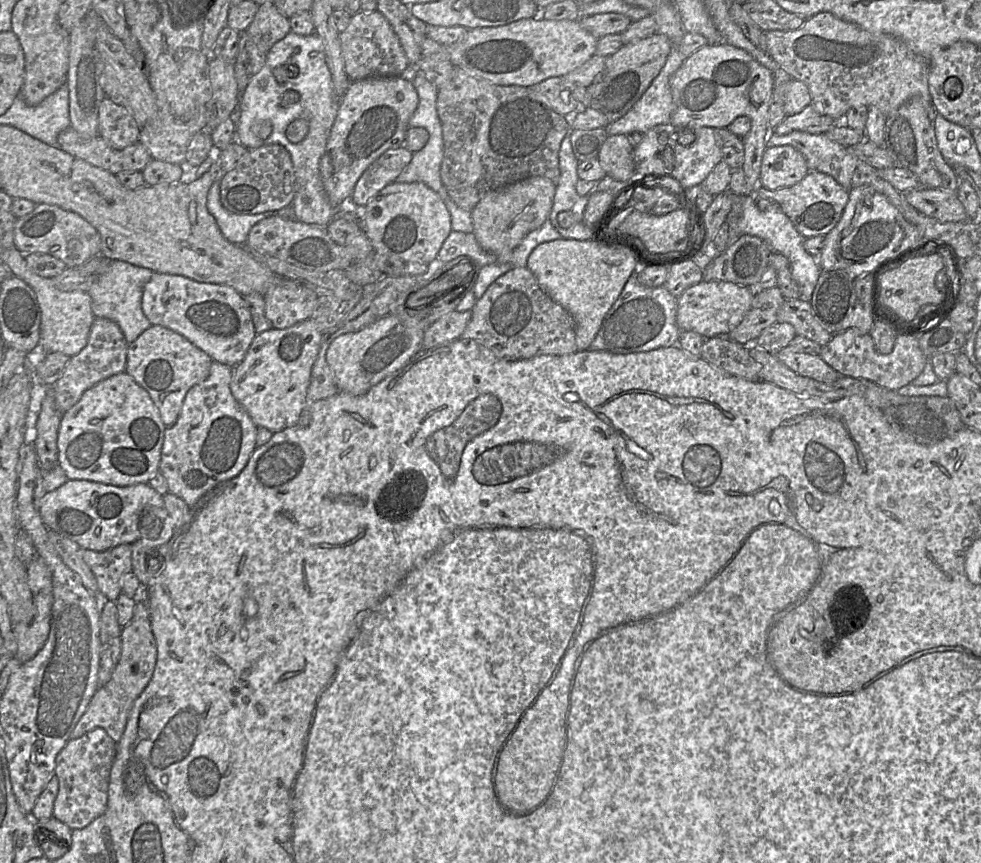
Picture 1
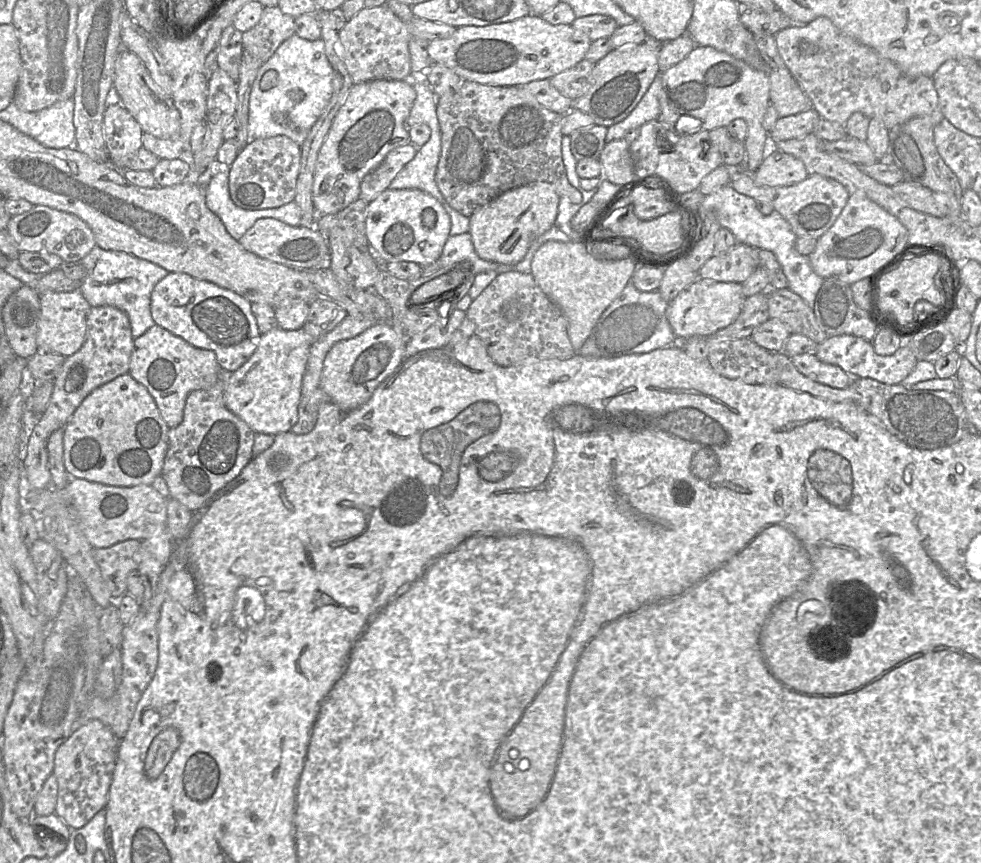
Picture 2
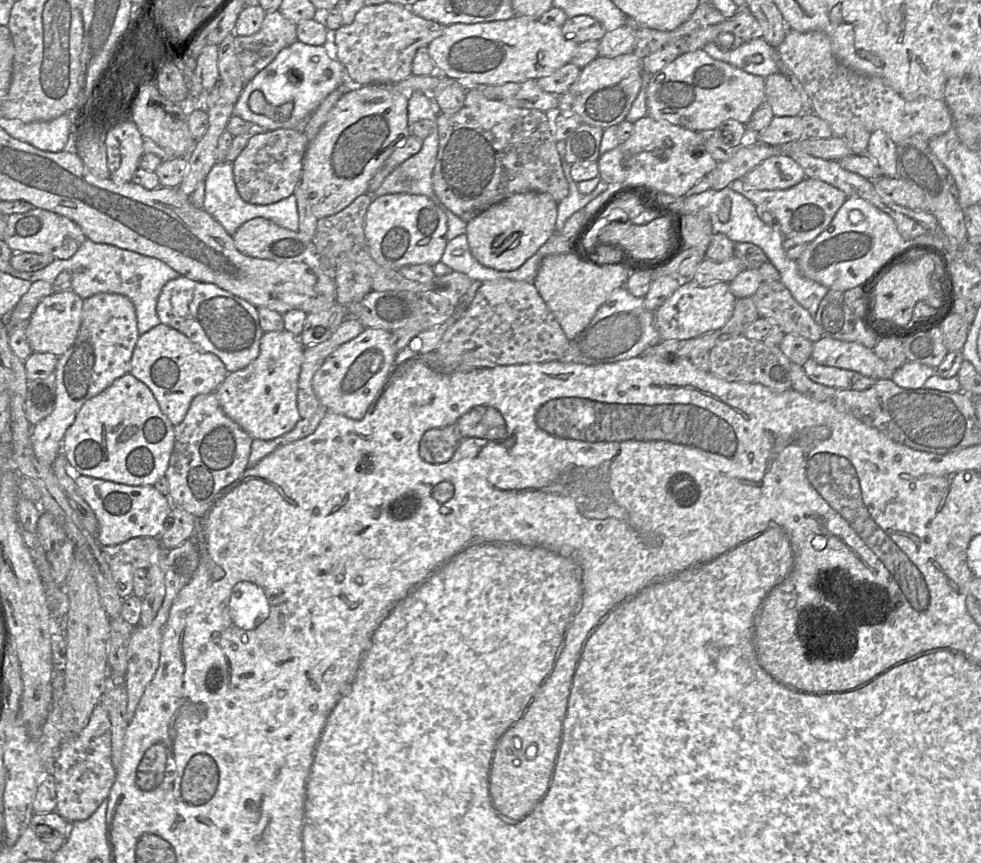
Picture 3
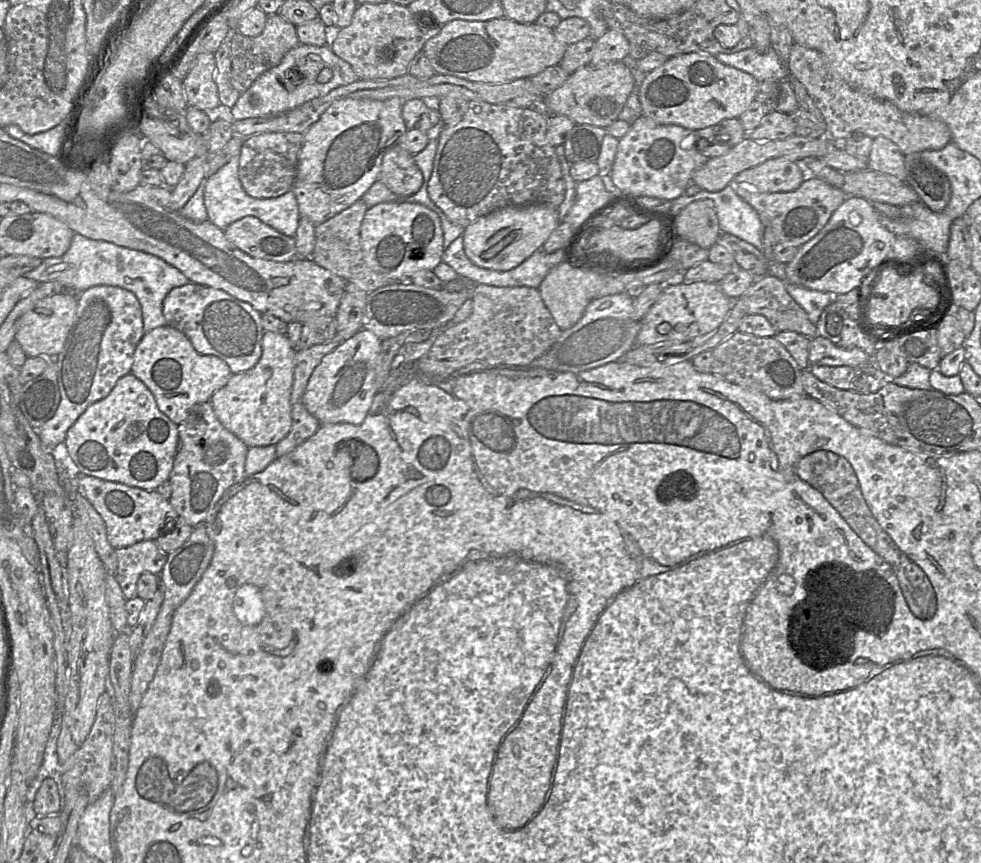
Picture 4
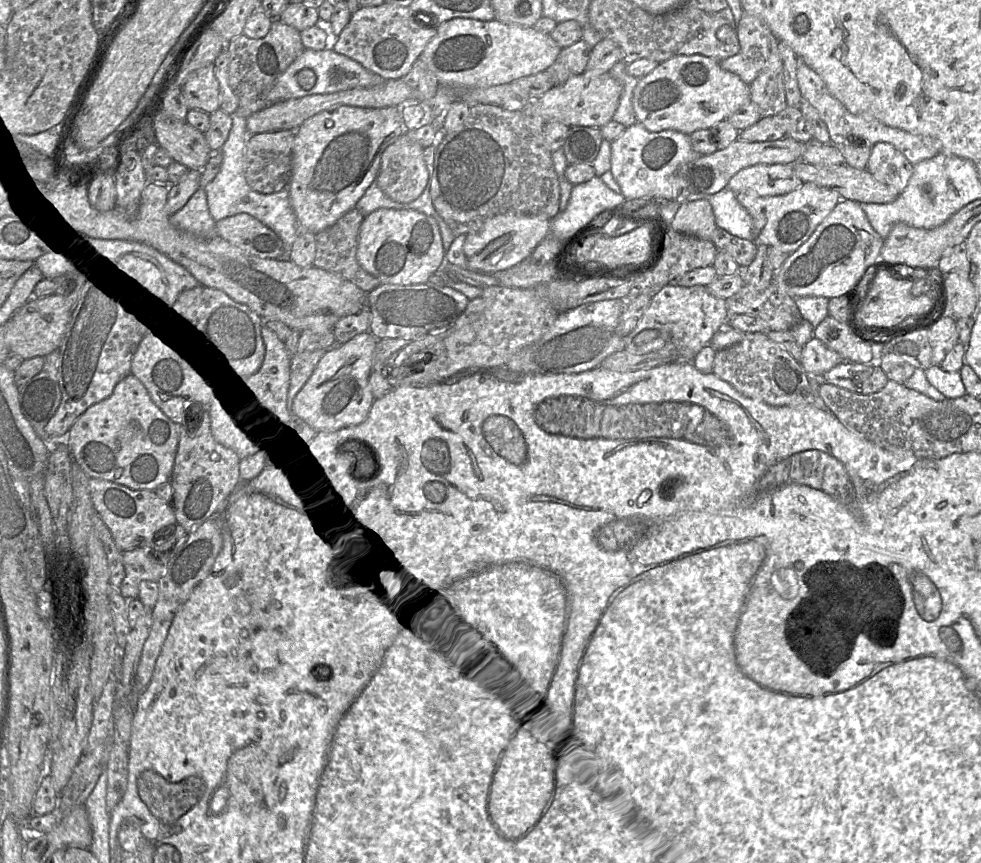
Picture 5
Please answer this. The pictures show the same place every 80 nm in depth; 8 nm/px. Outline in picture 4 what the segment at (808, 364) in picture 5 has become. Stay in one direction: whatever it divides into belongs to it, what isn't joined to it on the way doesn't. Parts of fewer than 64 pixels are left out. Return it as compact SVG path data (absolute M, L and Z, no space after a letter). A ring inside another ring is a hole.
M822 336L810 340L808 358L810 365L824 366L859 366L873 362L863 349L842 348Z

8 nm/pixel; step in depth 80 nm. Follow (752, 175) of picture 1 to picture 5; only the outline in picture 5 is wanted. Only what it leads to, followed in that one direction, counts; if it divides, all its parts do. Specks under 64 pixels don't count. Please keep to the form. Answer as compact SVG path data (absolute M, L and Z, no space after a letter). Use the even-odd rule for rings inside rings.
M678 55L659 63L647 75L639 78L634 88L632 104L637 122L651 132L675 130L686 135L696 130L708 129L727 120L734 112L750 102L749 85L736 74L724 70L714 59L701 55Z

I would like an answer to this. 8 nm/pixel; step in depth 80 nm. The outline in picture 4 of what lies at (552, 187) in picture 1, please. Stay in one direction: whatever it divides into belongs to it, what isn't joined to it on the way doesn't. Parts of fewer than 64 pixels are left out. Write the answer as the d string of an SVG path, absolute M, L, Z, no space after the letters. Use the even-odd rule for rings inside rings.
M543 204L506 206L480 217L463 232L467 257L477 266L496 271L509 271L540 250L559 225L557 208Z

